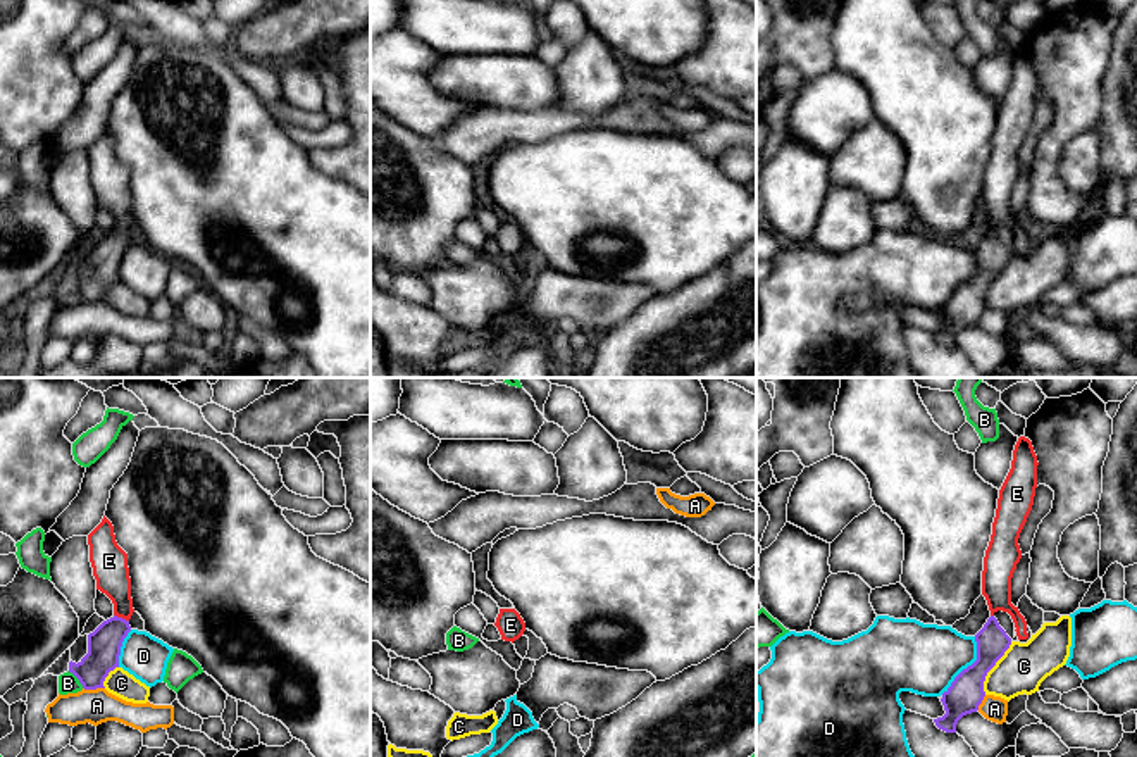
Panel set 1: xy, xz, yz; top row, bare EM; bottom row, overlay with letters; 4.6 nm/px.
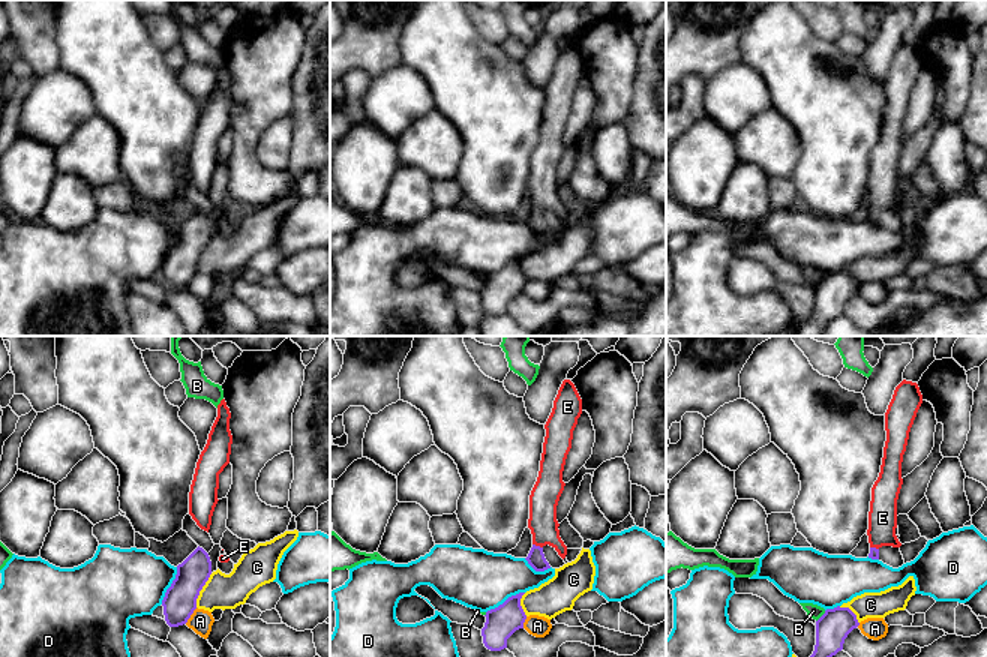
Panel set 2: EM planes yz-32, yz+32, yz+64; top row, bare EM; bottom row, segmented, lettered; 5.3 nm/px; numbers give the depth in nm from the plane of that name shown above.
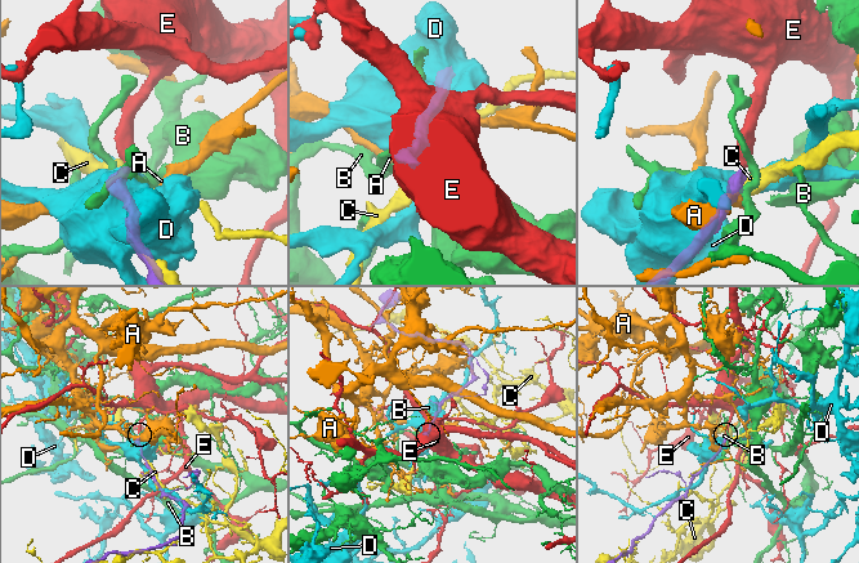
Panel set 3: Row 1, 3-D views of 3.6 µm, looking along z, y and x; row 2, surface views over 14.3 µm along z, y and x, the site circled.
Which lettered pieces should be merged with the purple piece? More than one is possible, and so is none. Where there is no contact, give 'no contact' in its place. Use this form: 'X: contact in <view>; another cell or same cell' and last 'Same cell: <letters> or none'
A: contact in xy; another cell
B: contact in xy; another cell
C: contact in yz; another cell
D: contact in yz; another cell
E: contact in xy; same cell
Same cell: E

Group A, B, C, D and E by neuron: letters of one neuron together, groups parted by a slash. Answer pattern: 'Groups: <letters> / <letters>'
Groups: A / B / C / D / E

